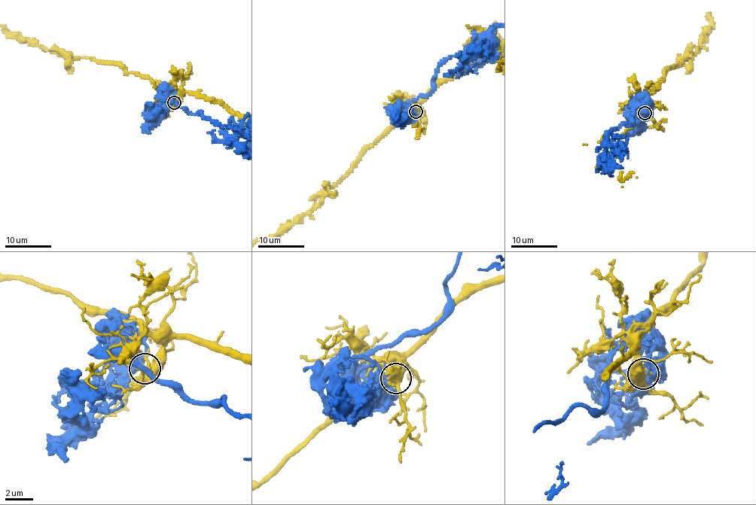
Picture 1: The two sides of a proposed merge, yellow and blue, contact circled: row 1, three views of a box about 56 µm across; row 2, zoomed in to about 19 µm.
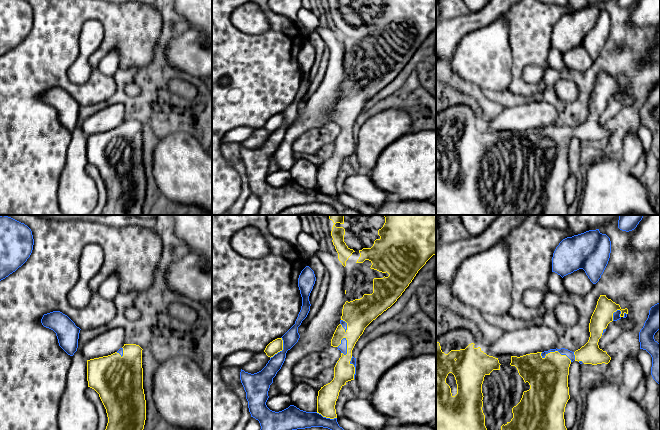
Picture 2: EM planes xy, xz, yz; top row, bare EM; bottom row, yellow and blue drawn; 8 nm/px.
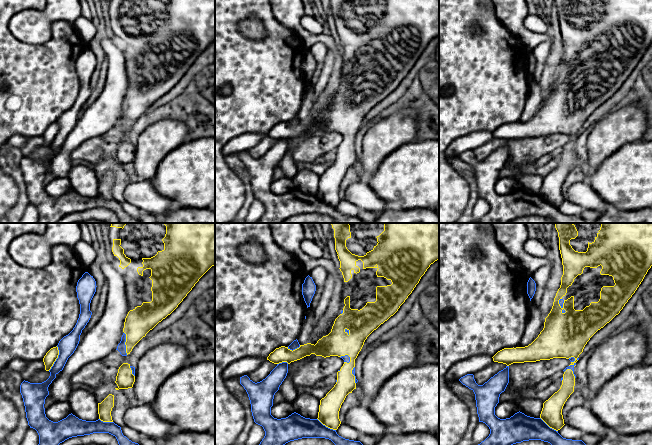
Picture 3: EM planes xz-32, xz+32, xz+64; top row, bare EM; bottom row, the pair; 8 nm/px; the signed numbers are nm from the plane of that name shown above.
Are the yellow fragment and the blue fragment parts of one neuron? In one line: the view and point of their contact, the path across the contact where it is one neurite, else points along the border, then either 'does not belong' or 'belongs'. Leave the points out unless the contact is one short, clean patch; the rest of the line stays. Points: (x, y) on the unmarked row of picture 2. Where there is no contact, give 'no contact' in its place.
contact yz (555, 127); does not belong

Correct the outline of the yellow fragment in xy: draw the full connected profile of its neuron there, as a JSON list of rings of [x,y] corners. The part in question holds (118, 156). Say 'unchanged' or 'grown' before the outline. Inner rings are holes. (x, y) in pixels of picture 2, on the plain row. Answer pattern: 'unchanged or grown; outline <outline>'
unchanged; outline [[[124,120],[123,131],[115,128],[108,132],[87,136],[88,163],[94,165],[106,185],[108,199],[101,215],[142,215],[146,196],[146,176],[143,165],[142,124]]]

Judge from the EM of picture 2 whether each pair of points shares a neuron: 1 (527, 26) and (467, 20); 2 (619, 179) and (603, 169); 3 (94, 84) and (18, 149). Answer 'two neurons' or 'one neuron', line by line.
1: two neurons
2: one neuron
3: one neuron

